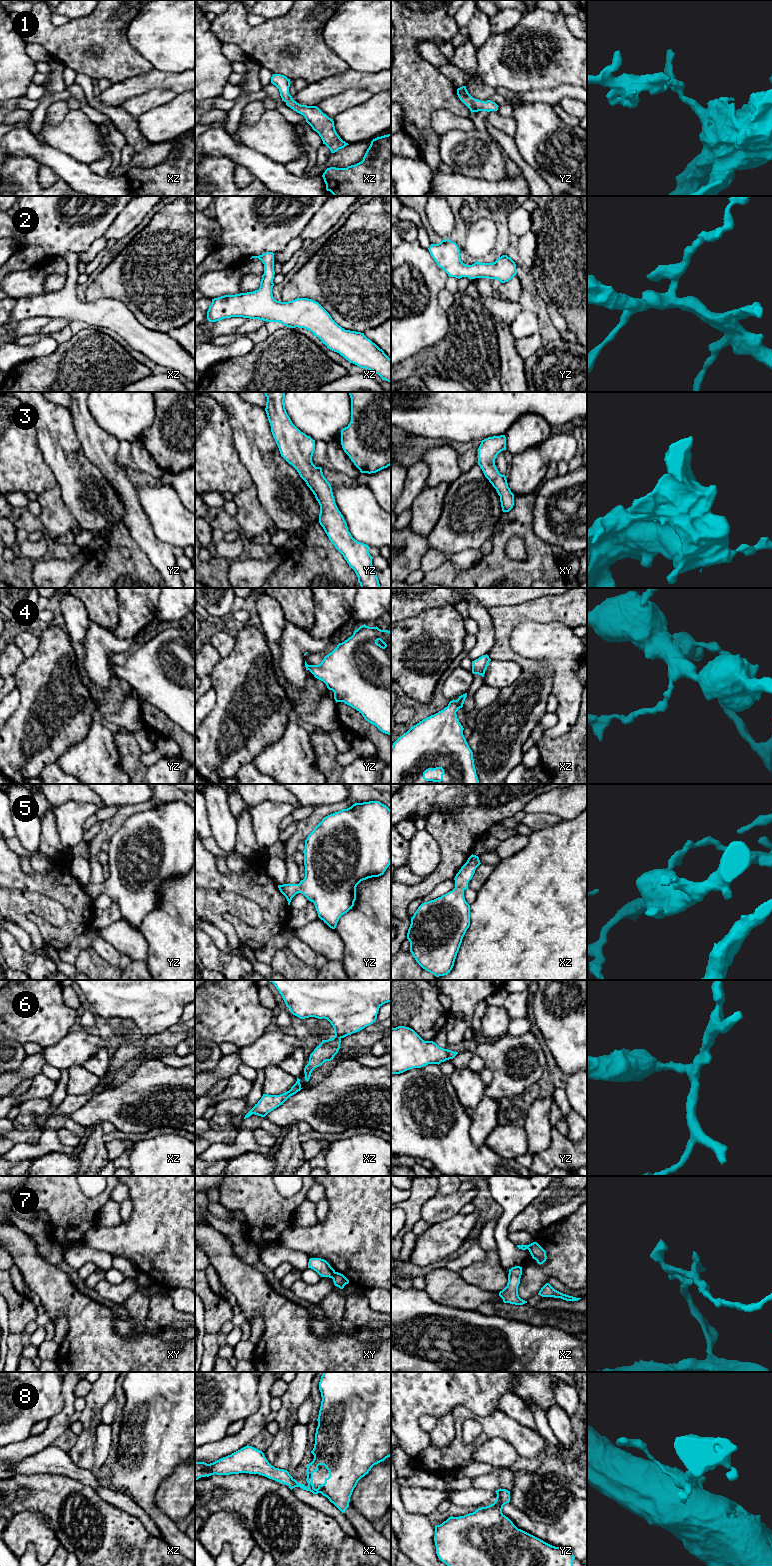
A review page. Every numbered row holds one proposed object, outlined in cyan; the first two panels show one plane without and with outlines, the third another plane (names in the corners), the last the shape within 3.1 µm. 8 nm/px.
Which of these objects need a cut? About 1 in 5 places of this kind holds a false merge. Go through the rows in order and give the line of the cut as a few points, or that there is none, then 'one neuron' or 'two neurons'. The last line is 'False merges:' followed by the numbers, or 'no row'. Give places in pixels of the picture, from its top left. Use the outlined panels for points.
1: cut none; one neuron
2: cut none; one neuron
3: cut none; one neuron
4: cut none; one neuron
5: cut none; one neuron
6: cut none; one neuron
7: cut xy (335, 1272), (331, 1277); two neurons
8: cut none; one neuron
False merges: 7

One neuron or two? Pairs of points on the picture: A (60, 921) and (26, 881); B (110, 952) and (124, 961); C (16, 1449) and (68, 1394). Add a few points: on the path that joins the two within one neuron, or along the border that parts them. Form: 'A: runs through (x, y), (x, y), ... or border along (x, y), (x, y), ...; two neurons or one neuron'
A: border along (12, 889), (37, 891), (57, 901); two neurons
B: runs through (113, 955), (121, 961); one neuron
C: runs through (34, 1444), (40, 1442), (60, 1422), (66, 1412); one neuron

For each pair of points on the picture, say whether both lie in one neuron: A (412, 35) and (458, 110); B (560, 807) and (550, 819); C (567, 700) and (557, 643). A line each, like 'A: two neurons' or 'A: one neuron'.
A: one neuron
B: two neurons
C: one neuron

